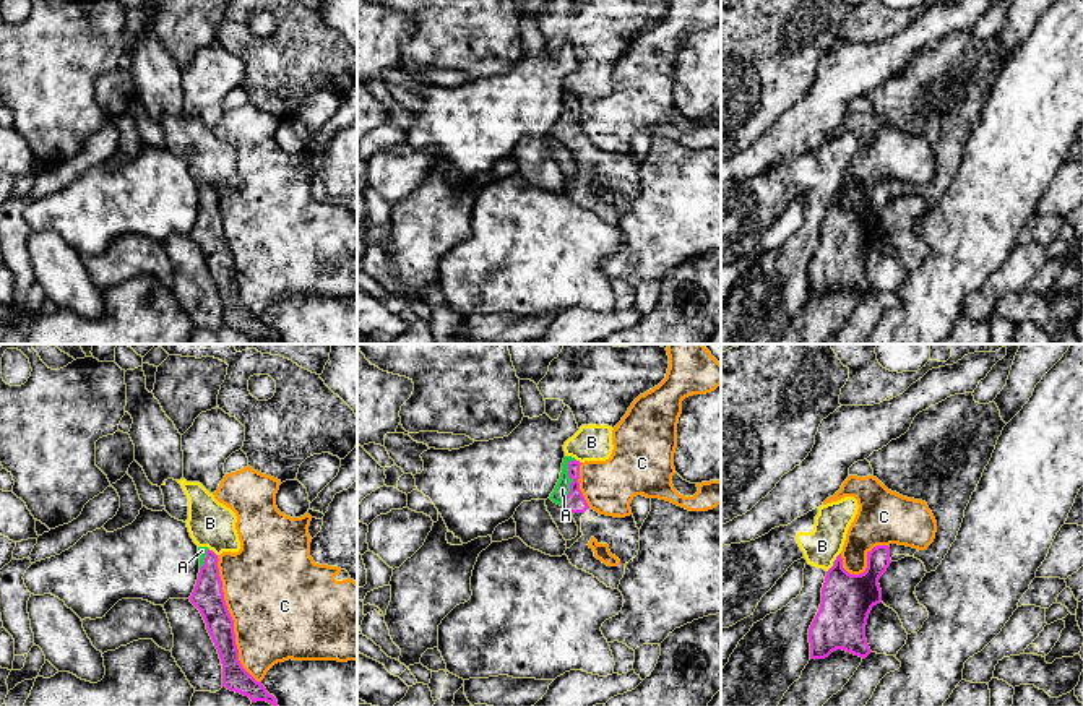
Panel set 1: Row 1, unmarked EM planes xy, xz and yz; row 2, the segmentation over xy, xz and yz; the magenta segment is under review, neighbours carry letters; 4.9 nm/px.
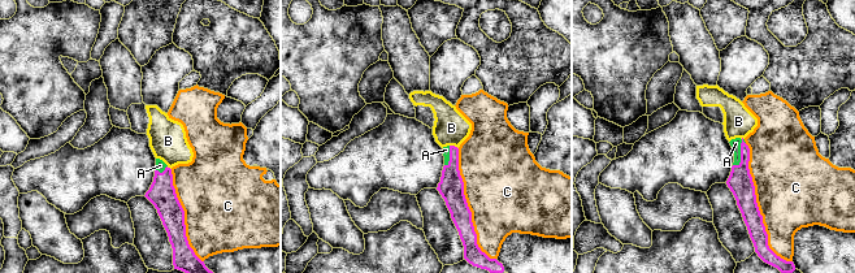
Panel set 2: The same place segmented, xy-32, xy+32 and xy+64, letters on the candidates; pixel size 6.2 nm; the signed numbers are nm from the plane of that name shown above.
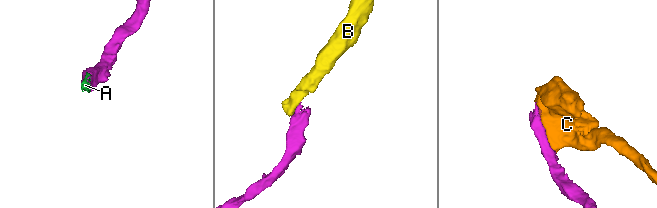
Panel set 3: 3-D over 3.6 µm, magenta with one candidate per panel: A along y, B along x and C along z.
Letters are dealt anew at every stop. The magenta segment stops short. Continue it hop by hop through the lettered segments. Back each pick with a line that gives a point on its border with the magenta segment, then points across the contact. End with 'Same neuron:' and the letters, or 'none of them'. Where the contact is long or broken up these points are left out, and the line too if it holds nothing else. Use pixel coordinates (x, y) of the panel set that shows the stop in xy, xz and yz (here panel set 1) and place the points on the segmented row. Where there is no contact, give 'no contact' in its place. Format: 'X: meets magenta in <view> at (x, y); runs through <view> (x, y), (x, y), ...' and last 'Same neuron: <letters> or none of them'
A: meets magenta in xz at (573, 481); runs through xz (573, 502), (573, 481), (562, 489)
Same neuron: A

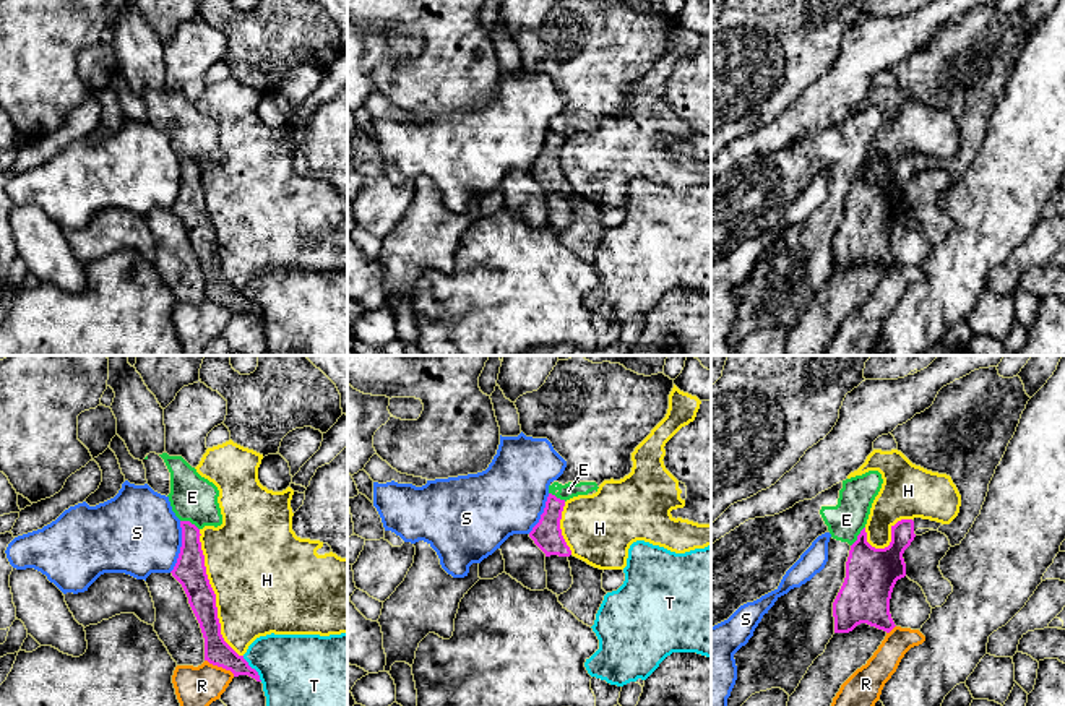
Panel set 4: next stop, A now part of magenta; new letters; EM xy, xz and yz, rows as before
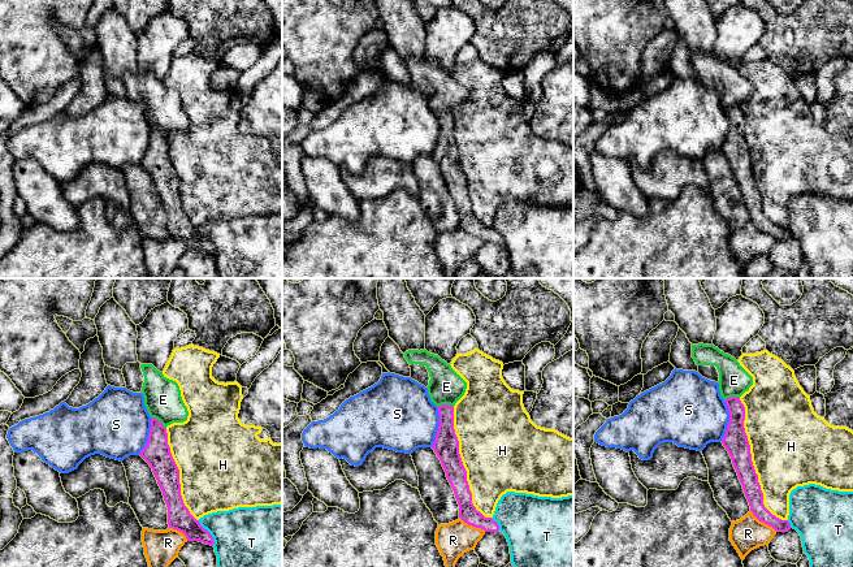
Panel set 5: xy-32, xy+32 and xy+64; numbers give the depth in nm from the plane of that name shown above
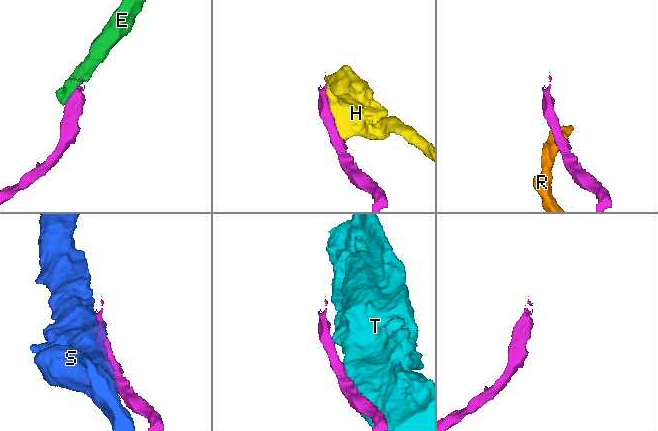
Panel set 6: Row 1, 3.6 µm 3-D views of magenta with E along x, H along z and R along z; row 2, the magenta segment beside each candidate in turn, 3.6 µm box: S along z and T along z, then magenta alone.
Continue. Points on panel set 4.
Same neuron: none of them

